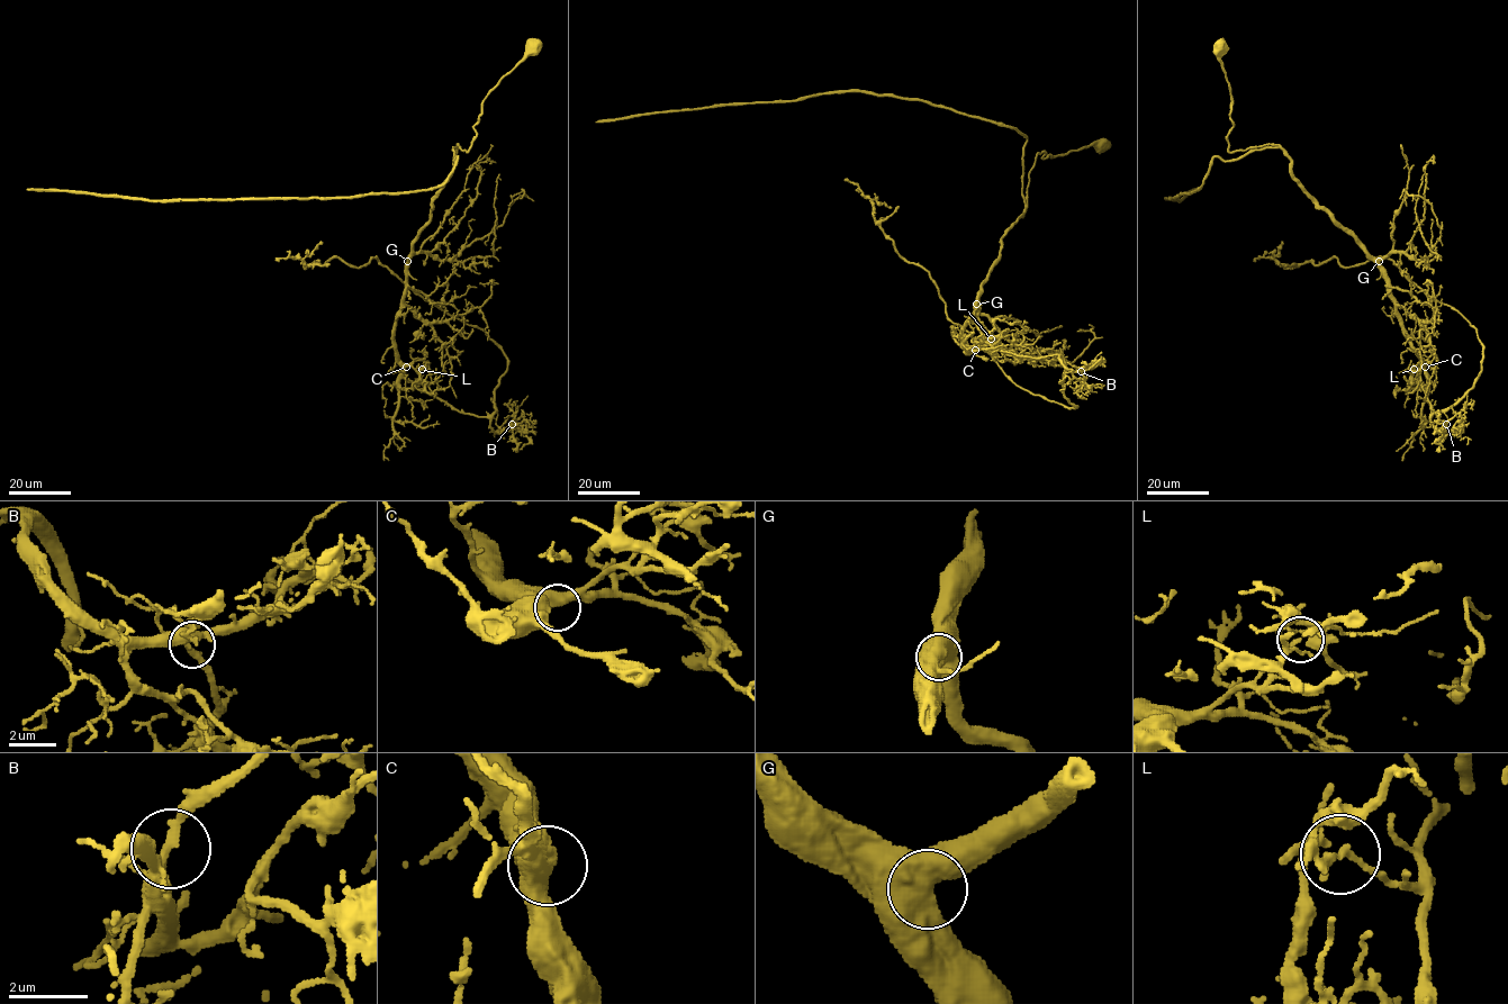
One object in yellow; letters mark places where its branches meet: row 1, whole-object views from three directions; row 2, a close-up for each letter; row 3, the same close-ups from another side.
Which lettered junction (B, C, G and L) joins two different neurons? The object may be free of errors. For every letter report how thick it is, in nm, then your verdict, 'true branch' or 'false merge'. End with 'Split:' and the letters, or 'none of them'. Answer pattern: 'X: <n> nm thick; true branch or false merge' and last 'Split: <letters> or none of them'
B: 240 nm thick; true branch
C: 600 nm thick; true branch
G: 700 nm thick; true branch
L: 180 nm thick; false merge
Split: L

